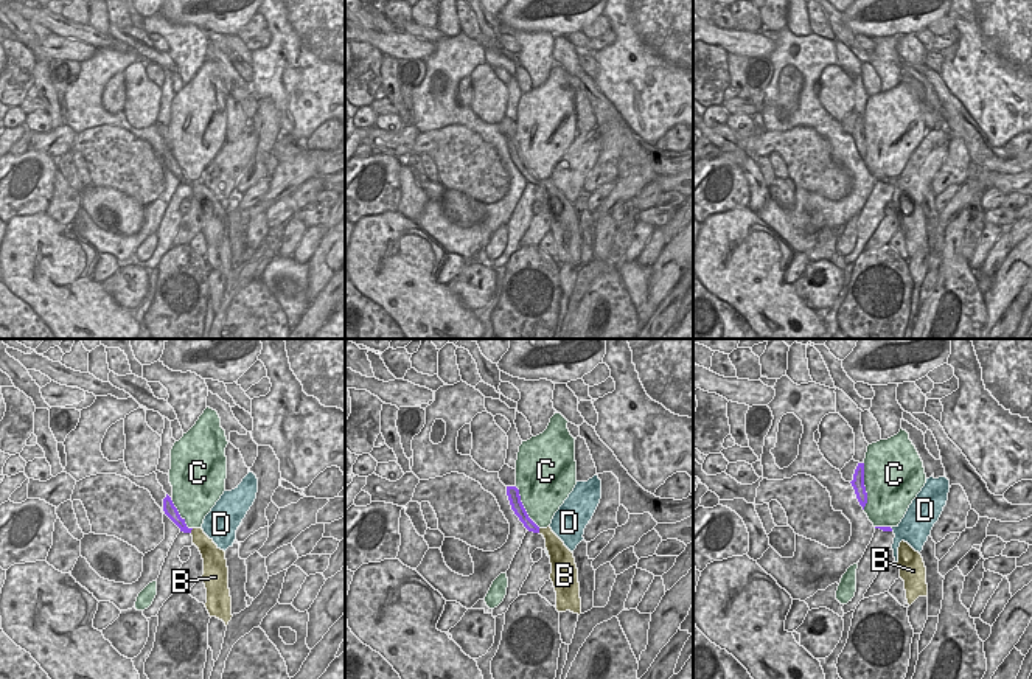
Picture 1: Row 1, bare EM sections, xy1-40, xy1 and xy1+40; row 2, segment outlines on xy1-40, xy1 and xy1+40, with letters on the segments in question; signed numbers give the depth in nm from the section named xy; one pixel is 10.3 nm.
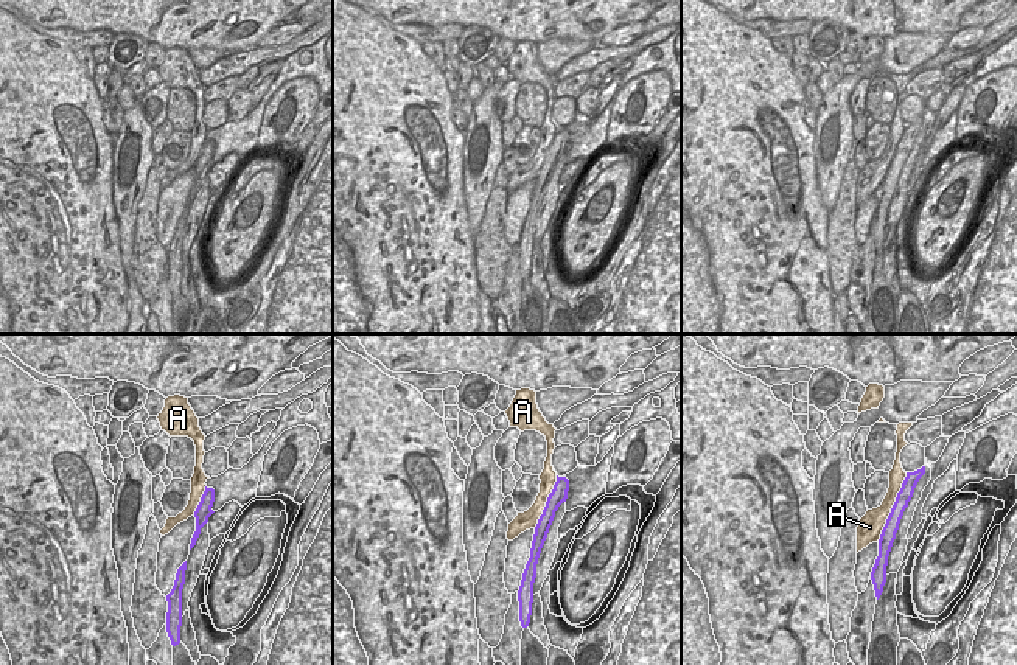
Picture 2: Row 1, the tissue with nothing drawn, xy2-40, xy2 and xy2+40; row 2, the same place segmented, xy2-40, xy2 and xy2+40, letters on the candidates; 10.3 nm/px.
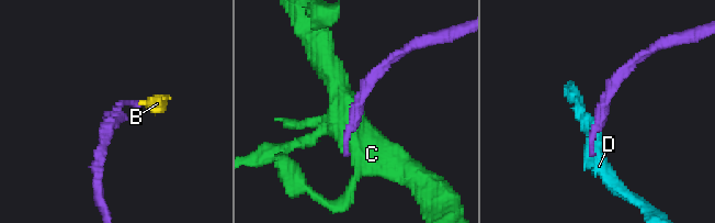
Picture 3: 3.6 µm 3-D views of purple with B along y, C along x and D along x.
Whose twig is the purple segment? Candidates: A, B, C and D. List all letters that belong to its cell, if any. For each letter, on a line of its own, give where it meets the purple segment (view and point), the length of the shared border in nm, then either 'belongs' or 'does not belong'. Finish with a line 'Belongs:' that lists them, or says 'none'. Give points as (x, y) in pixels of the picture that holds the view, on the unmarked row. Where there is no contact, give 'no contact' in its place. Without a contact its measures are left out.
A: xy2+40 (893, 159) | 750 nm | does not belong
B: xy1-40 (191, 181) | 60 nm | belongs
C: xy1+40 (864, 139) | 480 nm | does not belong
D: xy1+40 (891, 181) | 60 nm | does not belong
Belongs: B

